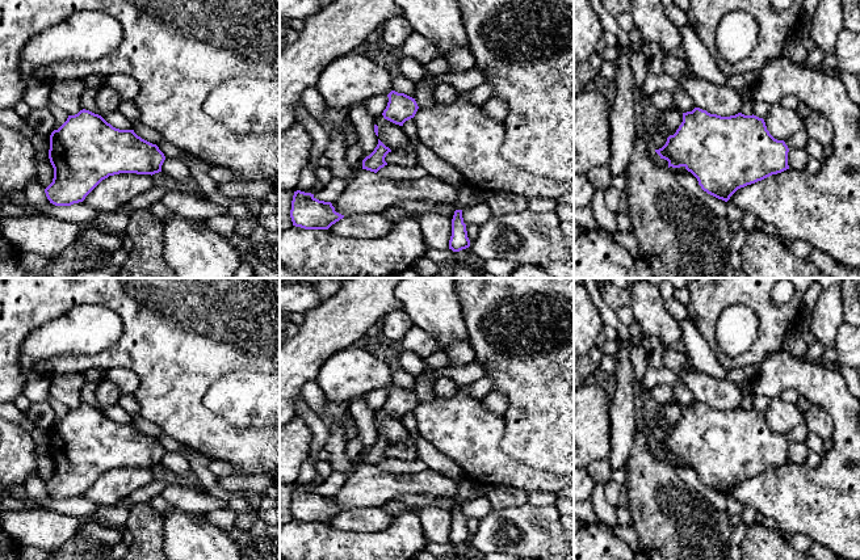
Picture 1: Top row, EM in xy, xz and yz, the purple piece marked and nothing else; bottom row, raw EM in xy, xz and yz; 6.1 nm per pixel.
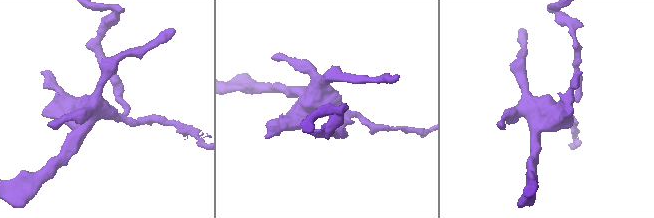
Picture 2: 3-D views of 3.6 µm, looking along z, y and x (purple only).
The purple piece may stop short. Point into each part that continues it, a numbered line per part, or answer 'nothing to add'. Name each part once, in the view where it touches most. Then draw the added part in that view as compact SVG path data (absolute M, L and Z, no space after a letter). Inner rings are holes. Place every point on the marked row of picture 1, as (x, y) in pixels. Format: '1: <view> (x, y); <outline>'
nothing to add

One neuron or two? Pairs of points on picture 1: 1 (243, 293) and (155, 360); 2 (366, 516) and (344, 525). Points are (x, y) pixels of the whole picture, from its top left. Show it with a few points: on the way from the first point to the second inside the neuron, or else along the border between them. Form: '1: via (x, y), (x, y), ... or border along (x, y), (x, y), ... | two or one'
1: via (221, 294), (177, 337) | one
2: via (361, 520), (349, 521) | one

